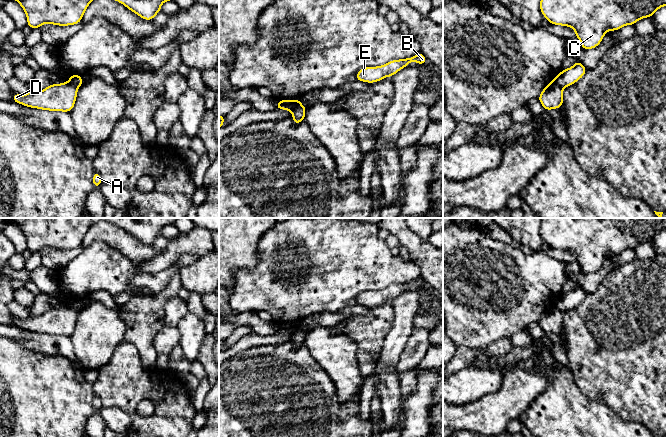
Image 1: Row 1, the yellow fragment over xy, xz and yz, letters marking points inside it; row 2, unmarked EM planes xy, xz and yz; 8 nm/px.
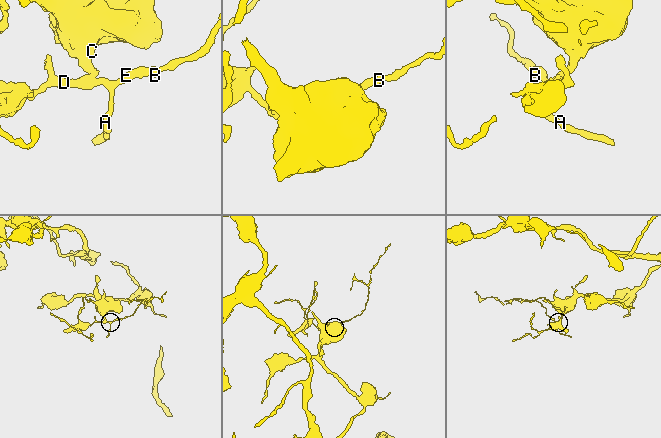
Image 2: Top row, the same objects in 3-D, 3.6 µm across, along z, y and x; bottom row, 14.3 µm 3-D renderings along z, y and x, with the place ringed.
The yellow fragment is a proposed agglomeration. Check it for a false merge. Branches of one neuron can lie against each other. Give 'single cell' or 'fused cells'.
fused cells

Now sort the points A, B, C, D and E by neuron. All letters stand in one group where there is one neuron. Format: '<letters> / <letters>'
A B D E / C

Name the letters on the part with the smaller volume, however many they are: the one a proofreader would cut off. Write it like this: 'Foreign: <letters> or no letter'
Foreign: A, B, D, E

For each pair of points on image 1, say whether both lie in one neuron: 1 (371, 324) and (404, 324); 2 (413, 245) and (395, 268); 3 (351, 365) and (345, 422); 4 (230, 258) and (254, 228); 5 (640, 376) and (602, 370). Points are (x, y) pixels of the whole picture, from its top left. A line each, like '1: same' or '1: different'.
1: different
2: different
3: different
4: same
5: same

